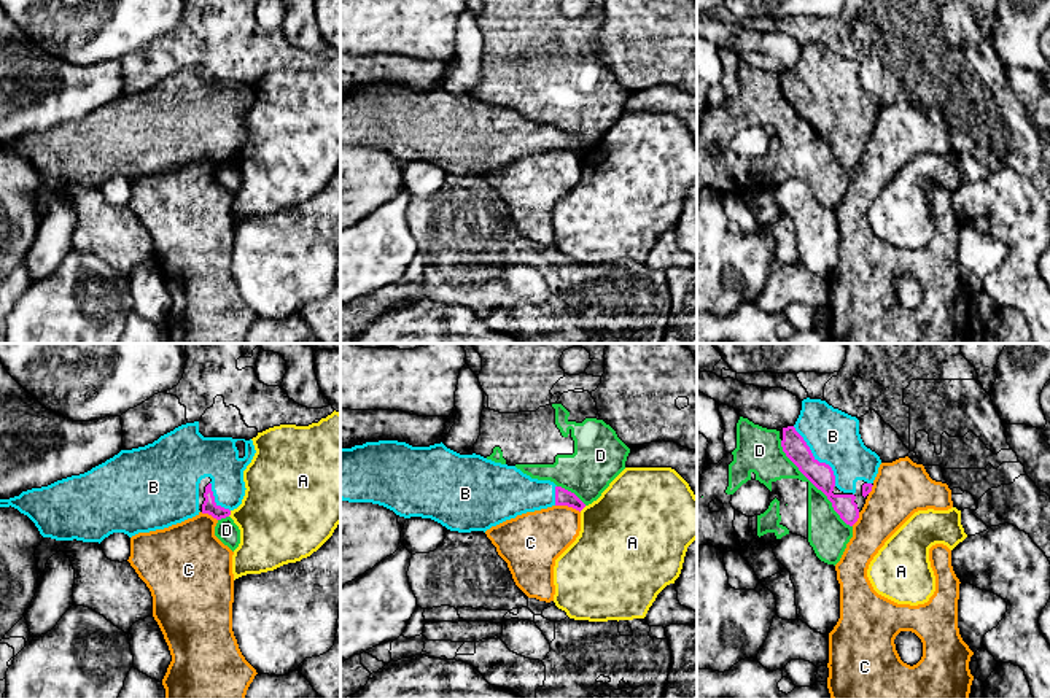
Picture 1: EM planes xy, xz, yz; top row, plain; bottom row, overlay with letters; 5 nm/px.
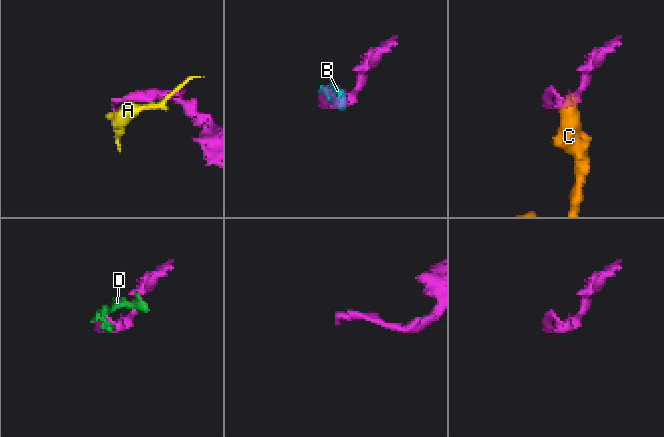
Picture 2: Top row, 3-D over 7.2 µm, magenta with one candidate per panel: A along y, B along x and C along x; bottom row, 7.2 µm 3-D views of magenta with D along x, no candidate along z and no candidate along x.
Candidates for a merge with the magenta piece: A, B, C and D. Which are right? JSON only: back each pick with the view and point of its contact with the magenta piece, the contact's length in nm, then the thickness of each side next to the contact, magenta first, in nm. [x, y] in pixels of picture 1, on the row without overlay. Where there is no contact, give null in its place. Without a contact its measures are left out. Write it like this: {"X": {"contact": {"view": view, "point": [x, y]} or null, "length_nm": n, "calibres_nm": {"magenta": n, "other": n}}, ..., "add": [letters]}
{"B": {"contact": {"view": "yz", "point": [816, 104]}, "length_nm": 380, "calibres_nm": {"magenta": 120, "other": 260}}, "add": ["B"]}

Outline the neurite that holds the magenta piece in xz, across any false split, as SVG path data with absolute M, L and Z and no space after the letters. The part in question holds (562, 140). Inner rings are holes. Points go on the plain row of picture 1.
M379 84L340 92L340 143L372 146L410 162L431 162L450 175L487 175L517 159L568 149L582 154L585 148L550 124L538 124L515 110L495 107L480 99L460 99L442 86L412 91L398 84Z

